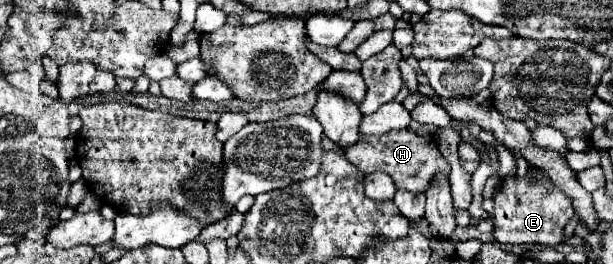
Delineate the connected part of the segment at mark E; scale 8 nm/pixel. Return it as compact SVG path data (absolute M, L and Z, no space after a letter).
M529 169L529 173L523 177L515 175L503 179L499 191L493 197L493 203L493 237L505 245L559 245L563 241L563 227L573 217L573 199L549 179L545 169Z

